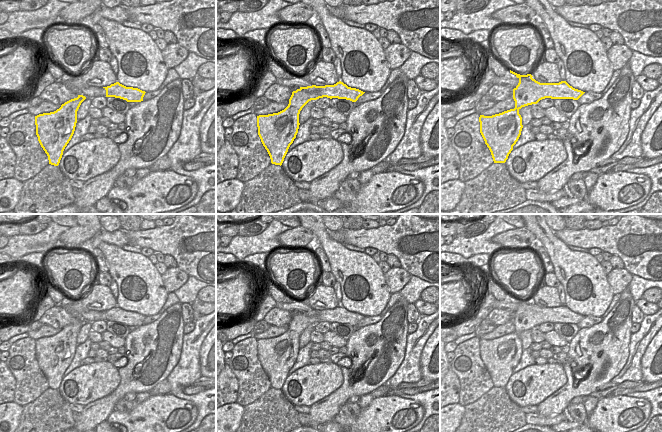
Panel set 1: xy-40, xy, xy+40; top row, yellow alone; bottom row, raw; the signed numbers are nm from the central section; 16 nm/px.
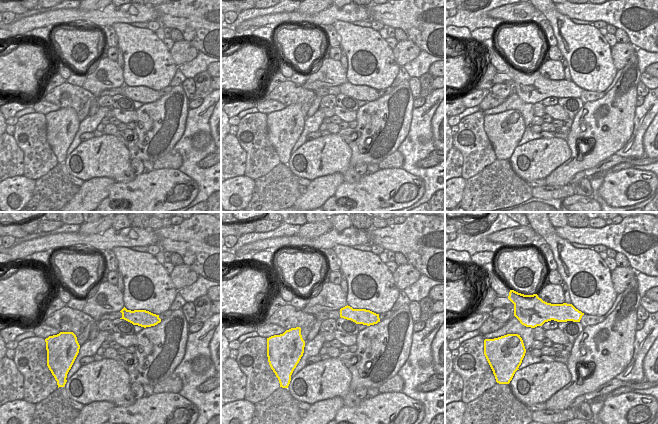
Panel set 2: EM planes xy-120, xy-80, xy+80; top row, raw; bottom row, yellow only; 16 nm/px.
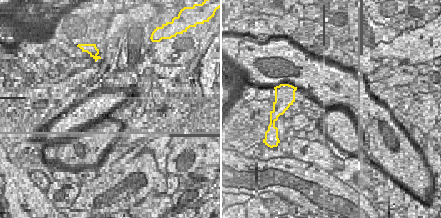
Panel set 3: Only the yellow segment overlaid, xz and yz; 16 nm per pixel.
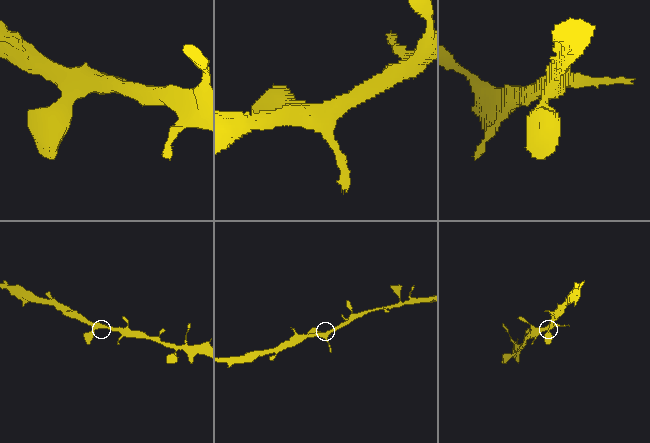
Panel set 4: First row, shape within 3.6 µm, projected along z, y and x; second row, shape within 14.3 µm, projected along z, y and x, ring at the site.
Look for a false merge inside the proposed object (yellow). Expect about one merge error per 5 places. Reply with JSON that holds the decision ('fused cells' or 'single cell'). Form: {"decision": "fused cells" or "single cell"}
{"decision": "single cell"}

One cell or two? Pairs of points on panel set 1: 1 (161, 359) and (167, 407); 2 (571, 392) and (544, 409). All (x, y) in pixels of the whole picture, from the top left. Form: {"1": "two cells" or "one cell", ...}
{"1": "two cells", "2": "one cell"}

